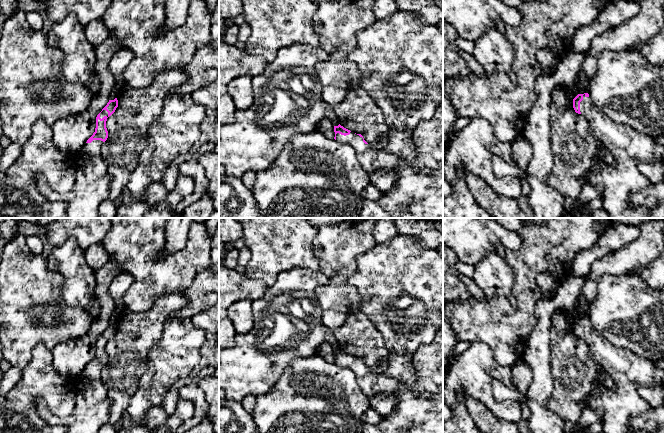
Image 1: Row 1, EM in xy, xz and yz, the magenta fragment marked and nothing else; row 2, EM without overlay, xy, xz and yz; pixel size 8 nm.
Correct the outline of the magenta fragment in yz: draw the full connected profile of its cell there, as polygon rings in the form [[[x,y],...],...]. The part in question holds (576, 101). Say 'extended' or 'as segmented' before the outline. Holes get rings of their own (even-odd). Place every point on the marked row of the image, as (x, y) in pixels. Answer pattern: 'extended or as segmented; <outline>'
extended; [[[588,93],[578,94],[573,99],[576,113],[583,115],[588,121],[589,130],[600,141],[607,153],[610,153],[616,165],[610,166],[597,161],[589,177],[584,181],[592,184],[600,191],[602,208],[609,218],[647,218],[649,211],[644,207],[631,207],[629,199],[632,193],[651,185],[650,180],[639,170],[637,163],[664,163],[664,147],[655,139],[640,133],[633,128],[611,120],[604,112],[597,109],[591,102]]]

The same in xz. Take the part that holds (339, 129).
extended; [[[340,124],[334,126],[335,140],[351,145],[356,152],[357,159],[367,173],[383,169],[392,172],[397,177],[396,185],[375,201],[363,200],[359,218],[441,218],[443,216],[443,164],[433,170],[430,168],[418,168],[415,163],[408,164],[407,161],[390,154],[383,149],[373,149],[364,140],[361,134],[356,134],[344,128]]]

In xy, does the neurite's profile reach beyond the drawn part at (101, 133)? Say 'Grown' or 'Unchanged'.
Grown

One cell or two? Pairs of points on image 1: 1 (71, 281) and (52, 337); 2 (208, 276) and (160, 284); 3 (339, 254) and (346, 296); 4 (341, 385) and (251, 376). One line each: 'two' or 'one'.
1: two
2: two
3: one
4: two

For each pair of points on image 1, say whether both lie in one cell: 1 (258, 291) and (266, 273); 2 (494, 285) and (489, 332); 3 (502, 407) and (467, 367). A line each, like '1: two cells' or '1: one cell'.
1: two cells
2: two cells
3: one cell

